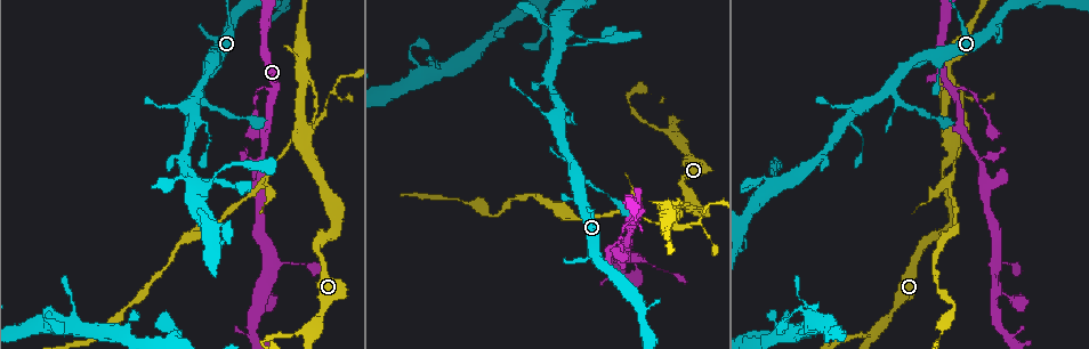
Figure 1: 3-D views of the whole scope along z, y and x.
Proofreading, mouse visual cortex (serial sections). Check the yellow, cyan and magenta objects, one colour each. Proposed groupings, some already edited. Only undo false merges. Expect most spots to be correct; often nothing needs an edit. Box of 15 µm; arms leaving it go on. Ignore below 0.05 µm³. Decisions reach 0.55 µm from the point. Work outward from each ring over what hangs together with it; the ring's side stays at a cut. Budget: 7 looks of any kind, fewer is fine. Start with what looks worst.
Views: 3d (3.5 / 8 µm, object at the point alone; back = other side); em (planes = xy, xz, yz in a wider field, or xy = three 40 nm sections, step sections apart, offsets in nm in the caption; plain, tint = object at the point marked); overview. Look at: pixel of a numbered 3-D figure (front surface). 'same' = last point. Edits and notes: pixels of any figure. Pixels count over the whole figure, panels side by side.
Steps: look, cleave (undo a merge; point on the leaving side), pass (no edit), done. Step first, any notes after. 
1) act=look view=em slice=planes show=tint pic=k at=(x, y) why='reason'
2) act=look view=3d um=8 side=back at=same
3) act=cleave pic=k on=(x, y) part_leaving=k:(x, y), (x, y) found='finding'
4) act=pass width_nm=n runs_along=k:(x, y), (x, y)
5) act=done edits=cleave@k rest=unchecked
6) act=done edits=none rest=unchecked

act=look view=3d um=8 pic=1 at=(306, 134) why='four or more arms meet'

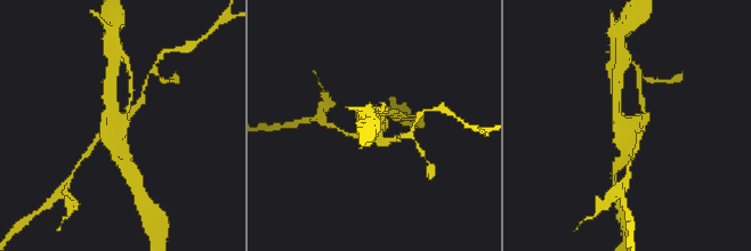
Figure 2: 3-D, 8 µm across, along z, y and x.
act=look view=em slice=xy step=3 show=tint pic=2 at=(120, 124) why='now the EM'

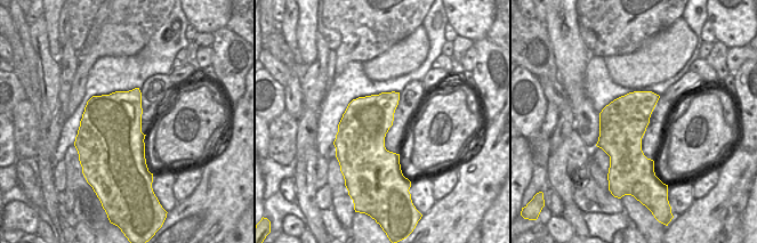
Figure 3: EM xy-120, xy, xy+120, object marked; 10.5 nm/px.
act=cleave pic=2 on=(143, 100) found='a second cell is stuck on'

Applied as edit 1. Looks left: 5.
act=look view=overview why='redraw'

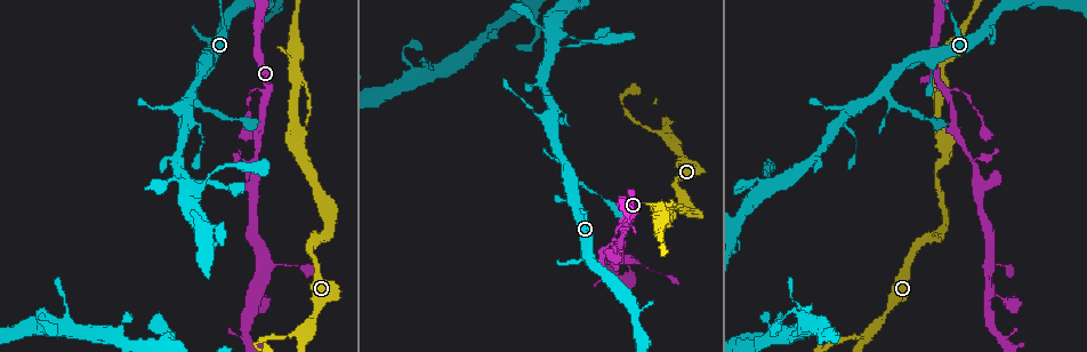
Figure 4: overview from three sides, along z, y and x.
act=look view=3d um=8 pic=4 at=(255, 89) why='thick turns thin'

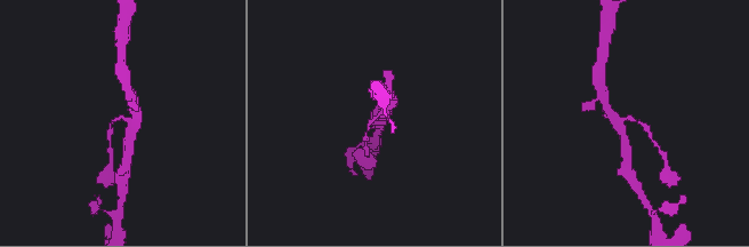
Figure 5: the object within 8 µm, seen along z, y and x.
act=look view=em slice=xy step=5 show=tint pic=5 at=(124, 117) arm_widths_nm=150,300 why='need the tissue'

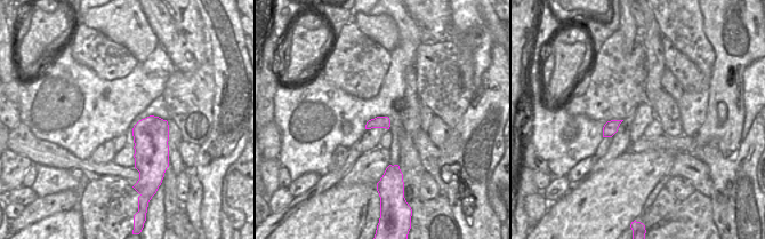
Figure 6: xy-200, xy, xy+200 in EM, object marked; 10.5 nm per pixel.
act=pass runs_along=5:(392, 97), (365, 138) found='all the same cell'

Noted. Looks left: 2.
act=look view=3d um=8 pic=4 at=(189, 114) why='thick turns thin'

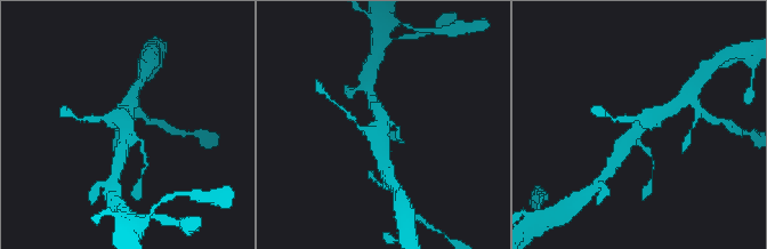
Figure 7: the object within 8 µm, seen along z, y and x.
act=look view=em slice=xy step=3 show=tint pic=7 at=(638, 125) arms=4 arm_widths_nm=150,150,400,400

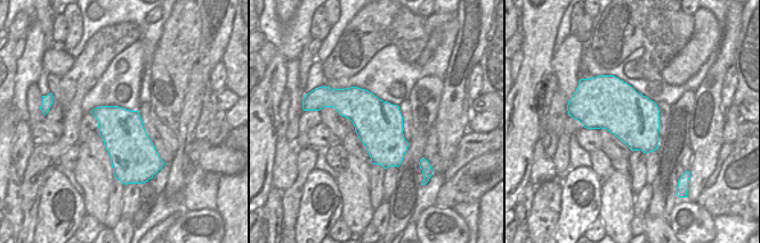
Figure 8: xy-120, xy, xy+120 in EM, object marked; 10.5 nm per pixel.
act=pass runs_along=7:(671, 109), (645, 120), (626, 146) found='all the same cell'

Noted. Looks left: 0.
act=done edits=cleave@2 rest=unchecked

